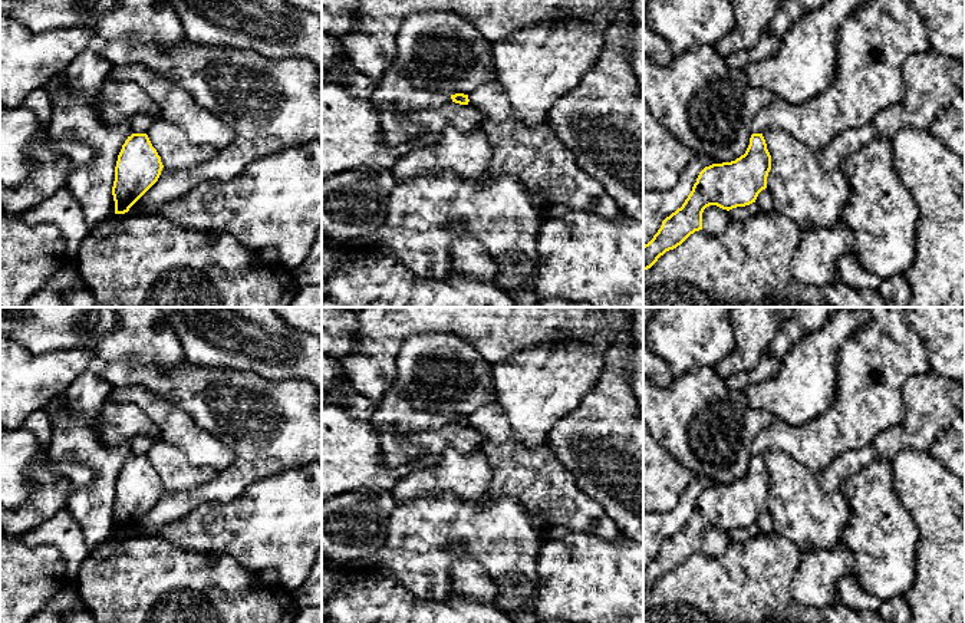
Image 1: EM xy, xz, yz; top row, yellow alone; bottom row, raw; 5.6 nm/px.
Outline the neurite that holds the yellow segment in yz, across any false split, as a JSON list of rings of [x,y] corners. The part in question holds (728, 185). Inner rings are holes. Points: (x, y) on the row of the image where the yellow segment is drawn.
[[[752,134],[744,155],[731,162],[705,167],[681,208],[662,221],[653,238],[643,245],[643,271],[661,256],[702,230],[702,212],[709,205],[732,210],[755,202],[767,188],[771,155],[763,134]]]

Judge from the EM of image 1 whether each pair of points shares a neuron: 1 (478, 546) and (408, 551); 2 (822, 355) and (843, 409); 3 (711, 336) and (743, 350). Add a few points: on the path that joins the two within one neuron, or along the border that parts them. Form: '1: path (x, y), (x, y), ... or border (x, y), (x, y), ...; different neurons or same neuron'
1: path (461, 536), (428, 536), (425, 539); same neuron
2: border (837, 359), (836, 399), (827, 411); different neurons
3: border (730, 322), (734, 349), (712, 366); different neurons

